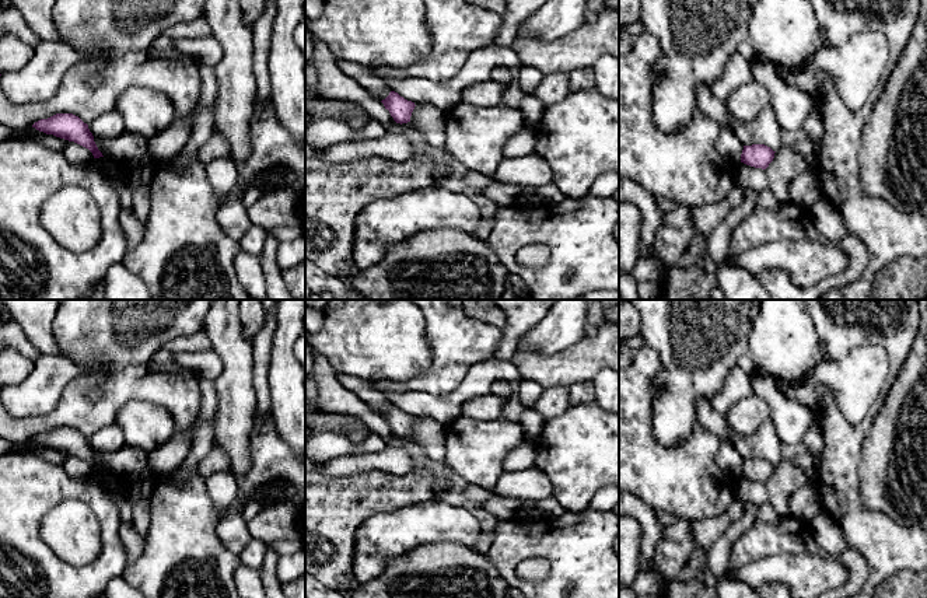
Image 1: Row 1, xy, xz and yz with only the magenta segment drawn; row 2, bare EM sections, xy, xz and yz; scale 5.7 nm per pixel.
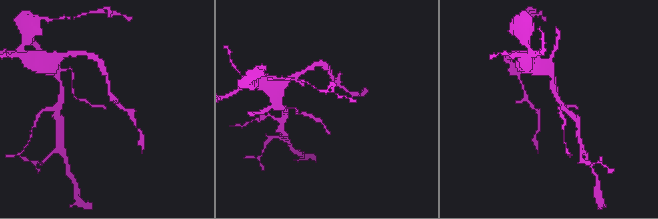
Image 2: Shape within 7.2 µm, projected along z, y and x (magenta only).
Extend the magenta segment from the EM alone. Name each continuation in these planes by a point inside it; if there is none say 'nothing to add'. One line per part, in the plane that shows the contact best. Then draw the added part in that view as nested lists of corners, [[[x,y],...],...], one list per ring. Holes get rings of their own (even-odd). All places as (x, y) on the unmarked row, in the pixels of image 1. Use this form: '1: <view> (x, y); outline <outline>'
nothing to add

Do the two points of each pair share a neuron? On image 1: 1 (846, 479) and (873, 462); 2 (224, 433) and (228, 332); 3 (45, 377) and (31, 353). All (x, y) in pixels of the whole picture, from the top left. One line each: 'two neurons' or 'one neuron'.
1: two neurons
2: one neuron
3: two neurons

